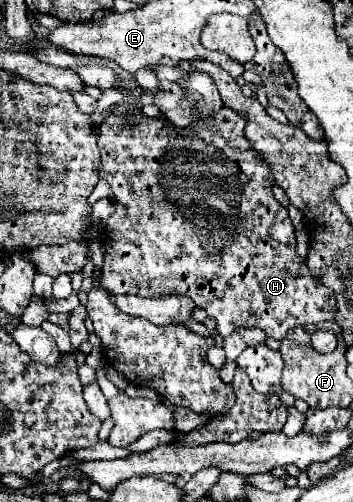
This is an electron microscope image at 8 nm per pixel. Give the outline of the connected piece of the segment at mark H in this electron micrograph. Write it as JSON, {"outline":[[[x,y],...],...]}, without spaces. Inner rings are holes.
{"outline":[[[222,106],[216,114],[204,118],[196,118],[190,126],[178,128],[176,124],[172,124],[164,114],[158,118],[148,118],[148,116],[140,116],[136,120],[136,124],[128,124],[122,120],[106,120],[102,126],[94,128],[94,136],[98,140],[98,148],[100,148],[100,170],[98,170],[98,178],[106,180],[110,184],[110,196],[108,200],[114,206],[114,214],[106,220],[106,224],[102,226],[102,246],[104,246],[104,268],[102,268],[102,276],[100,276],[100,284],[104,290],[112,292],[112,294],[136,294],[142,298],[166,298],[172,294],[178,296],[186,296],[190,300],[194,300],[196,308],[206,310],[208,318],[212,318],[216,322],[216,332],[226,338],[228,334],[232,334],[234,330],[240,328],[260,328],[266,332],[266,336],[278,338],[282,340],[286,336],[286,332],[294,326],[300,324],[320,324],[326,320],[334,320],[336,314],[336,298],[332,294],[330,288],[326,288],[324,284],[320,284],[308,270],[306,264],[302,264],[302,260],[296,254],[296,238],[294,238],[294,226],[290,222],[288,210],[284,206],[278,204],[278,200],[272,194],[272,184],[274,184],[274,176],[270,174],[270,168],[266,166],[266,162],[262,162],[262,158],[252,150],[250,140],[244,134],[248,120],[246,114],[236,112],[228,106]]]}

